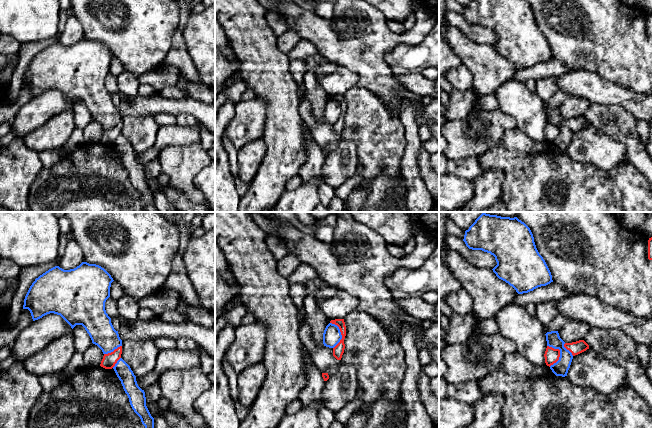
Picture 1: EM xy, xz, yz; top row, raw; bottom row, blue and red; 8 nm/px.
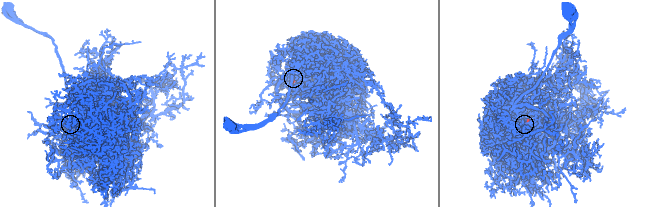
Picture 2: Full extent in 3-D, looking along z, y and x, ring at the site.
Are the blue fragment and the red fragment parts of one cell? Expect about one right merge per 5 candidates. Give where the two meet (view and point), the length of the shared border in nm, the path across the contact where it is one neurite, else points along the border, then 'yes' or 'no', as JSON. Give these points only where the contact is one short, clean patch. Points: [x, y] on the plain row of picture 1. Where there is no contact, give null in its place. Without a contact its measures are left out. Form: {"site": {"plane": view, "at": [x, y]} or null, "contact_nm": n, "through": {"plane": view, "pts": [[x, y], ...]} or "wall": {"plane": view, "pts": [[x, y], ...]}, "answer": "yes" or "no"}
{"site": {"plane": "yz", "at": [560, 129]}, "contact_nm": 180, "wall": {"plane": "yz", "pts": [[547, 121], [559, 126], [559, 134], [549, 142]]}, "answer": "no"}

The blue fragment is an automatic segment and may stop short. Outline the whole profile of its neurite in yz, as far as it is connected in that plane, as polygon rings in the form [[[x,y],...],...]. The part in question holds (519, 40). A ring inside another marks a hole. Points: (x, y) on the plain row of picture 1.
[[[472,0],[463,17],[469,25],[493,31],[497,38],[493,48],[518,70],[553,58],[526,0]]]

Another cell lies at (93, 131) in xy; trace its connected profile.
[[[91,120],[83,129],[84,142],[87,144],[98,143],[103,135],[102,126],[95,120]]]

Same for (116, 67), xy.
[[[113,57],[110,63],[110,73],[117,77],[123,71],[124,71],[123,64],[116,57]]]

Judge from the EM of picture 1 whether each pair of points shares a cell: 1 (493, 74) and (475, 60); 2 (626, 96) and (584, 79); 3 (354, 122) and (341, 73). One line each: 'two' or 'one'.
1: one
2: one
3: two

